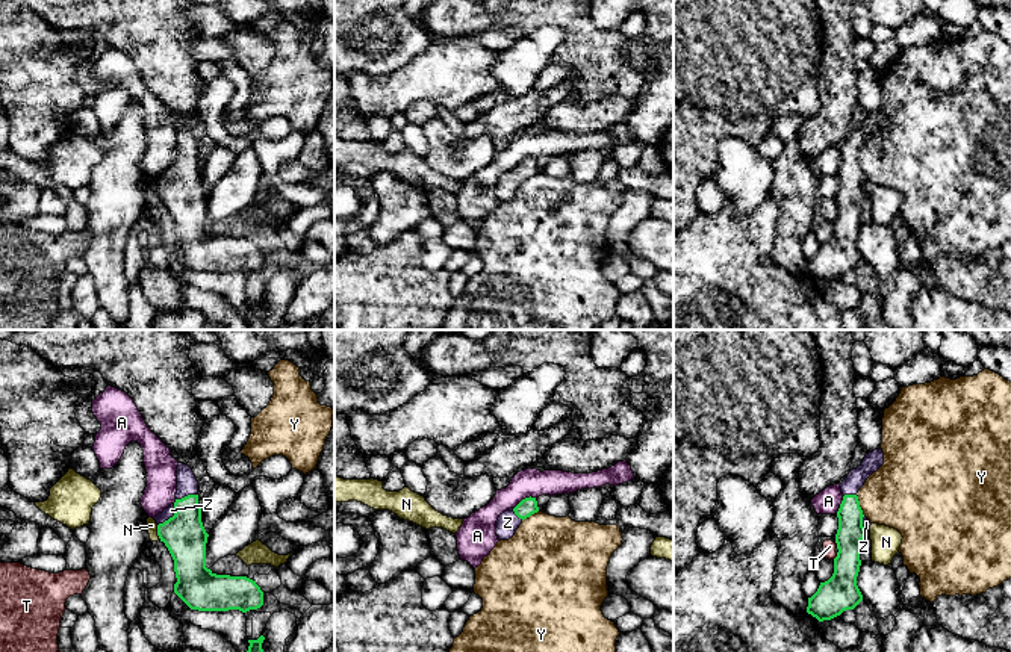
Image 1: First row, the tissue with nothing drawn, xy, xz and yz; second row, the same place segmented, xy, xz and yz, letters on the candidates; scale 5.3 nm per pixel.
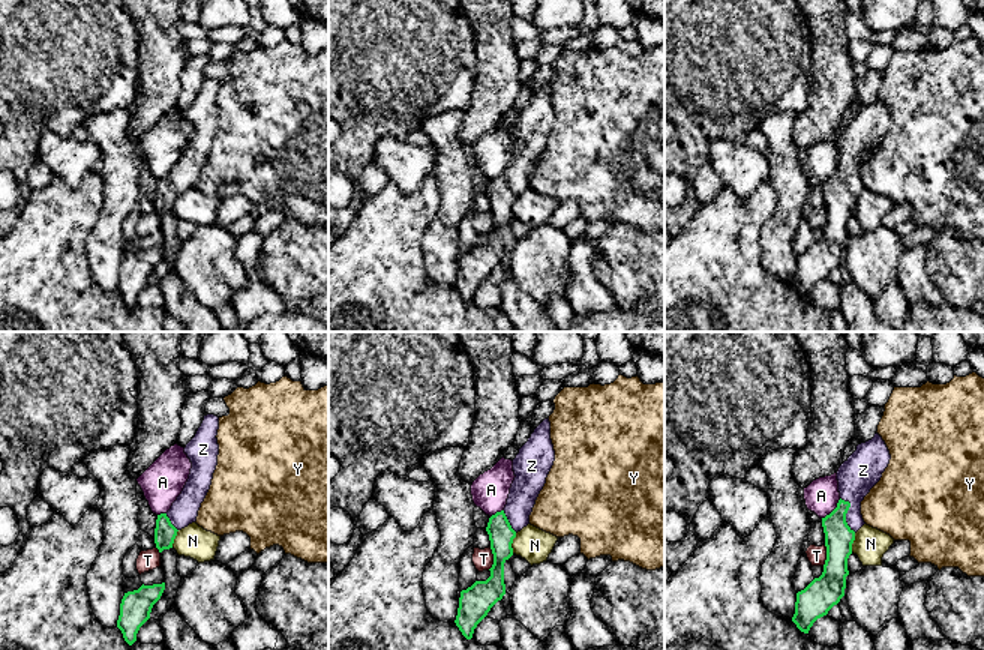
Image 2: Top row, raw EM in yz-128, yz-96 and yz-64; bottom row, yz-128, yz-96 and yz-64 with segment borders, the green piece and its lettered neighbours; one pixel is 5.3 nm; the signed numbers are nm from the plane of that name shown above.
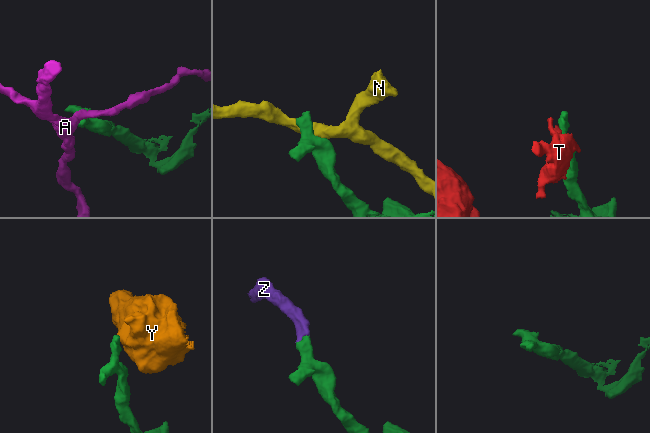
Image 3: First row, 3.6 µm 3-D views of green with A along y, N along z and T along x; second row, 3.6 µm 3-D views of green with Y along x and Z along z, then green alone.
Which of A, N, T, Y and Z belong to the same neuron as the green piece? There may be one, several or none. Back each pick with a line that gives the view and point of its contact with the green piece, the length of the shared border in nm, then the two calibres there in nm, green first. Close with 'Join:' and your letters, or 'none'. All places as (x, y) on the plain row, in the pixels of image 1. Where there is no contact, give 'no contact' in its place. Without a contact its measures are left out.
Z: xy (170, 179) | 150 nm | 220/60 nm
Join: Z

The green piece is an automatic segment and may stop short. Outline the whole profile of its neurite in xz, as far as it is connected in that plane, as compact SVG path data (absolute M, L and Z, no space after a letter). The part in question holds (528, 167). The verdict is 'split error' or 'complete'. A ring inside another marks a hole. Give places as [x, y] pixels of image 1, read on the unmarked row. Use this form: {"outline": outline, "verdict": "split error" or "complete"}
{"outline": "M536 159L522 160L515 169L510 169L499 175L496 182L496 197L498 201L509 201L515 197L516 191L522 185L524 180L537 174L537 162Z", "verdict": "split error"}

